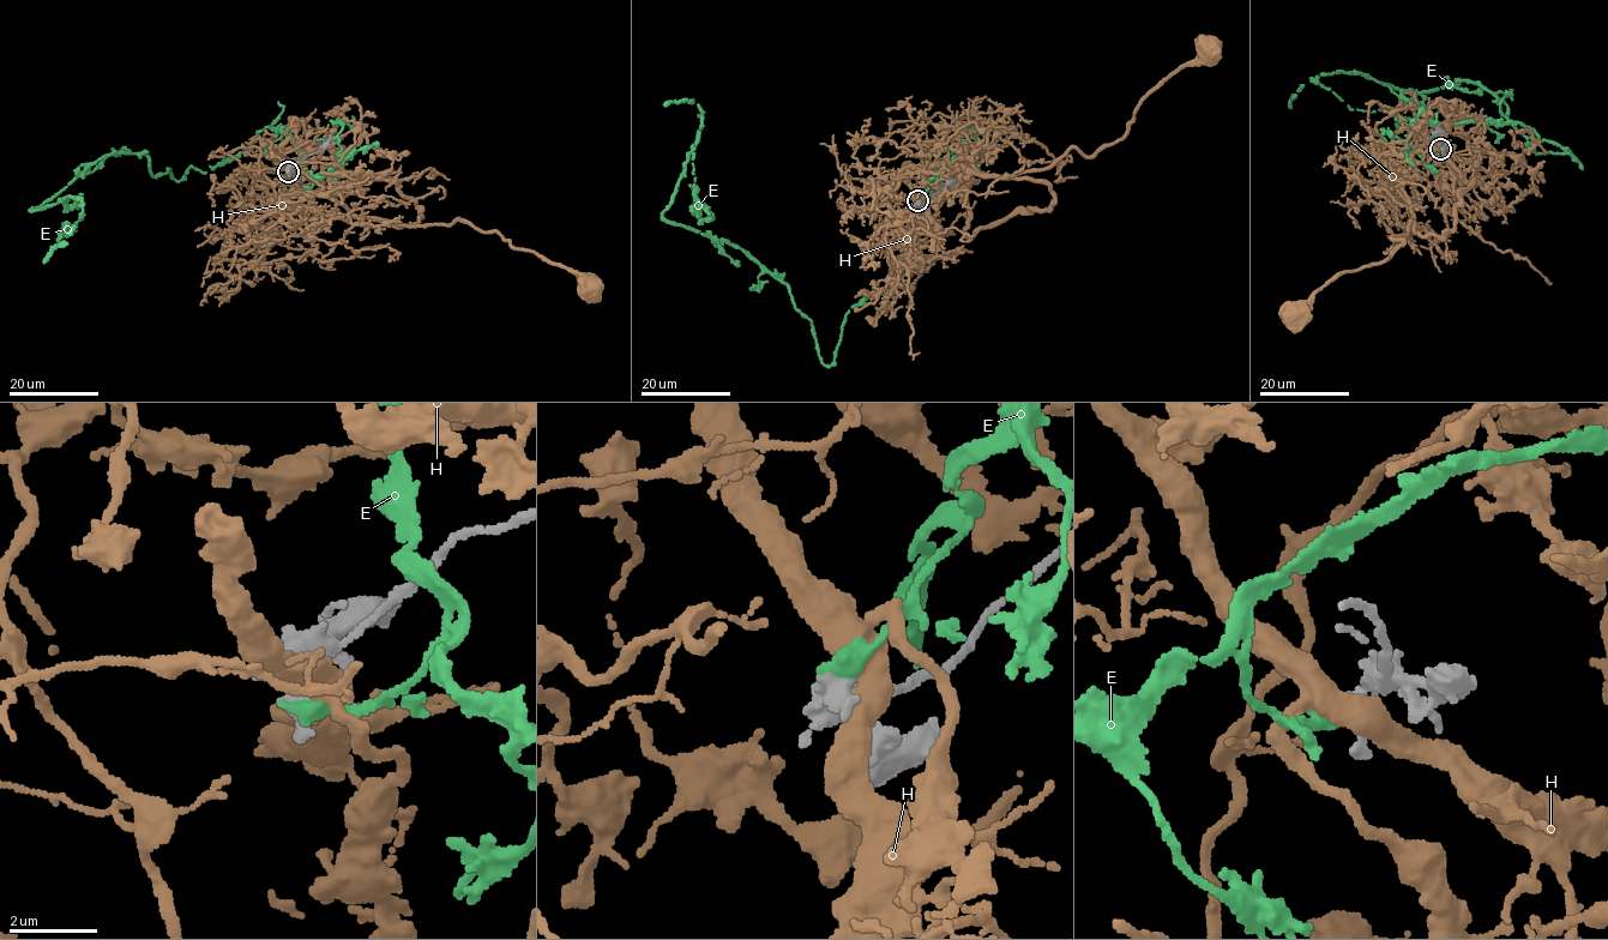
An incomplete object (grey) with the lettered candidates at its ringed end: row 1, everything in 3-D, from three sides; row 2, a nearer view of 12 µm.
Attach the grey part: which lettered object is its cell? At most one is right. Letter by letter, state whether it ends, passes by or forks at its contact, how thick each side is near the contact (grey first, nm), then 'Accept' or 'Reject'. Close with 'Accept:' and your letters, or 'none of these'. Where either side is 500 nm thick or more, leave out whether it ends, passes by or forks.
E: It ends there. Thickness 360 nm (grey) against 440 nm. Accept
H: Thickness 380 nm (grey) against 600 nm. Reject
Accept: E

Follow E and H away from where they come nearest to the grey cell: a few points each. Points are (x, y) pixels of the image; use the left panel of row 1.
E: (289, 172), (297, 142), (269, 126), (178, 180), (138, 152), (98, 158), (30, 210), (82, 199), (56, 245)
H: (290, 170), (282, 162), (288, 139), (307, 151), (299, 169), (353, 214), (410, 226), (467, 221), (589, 282)

